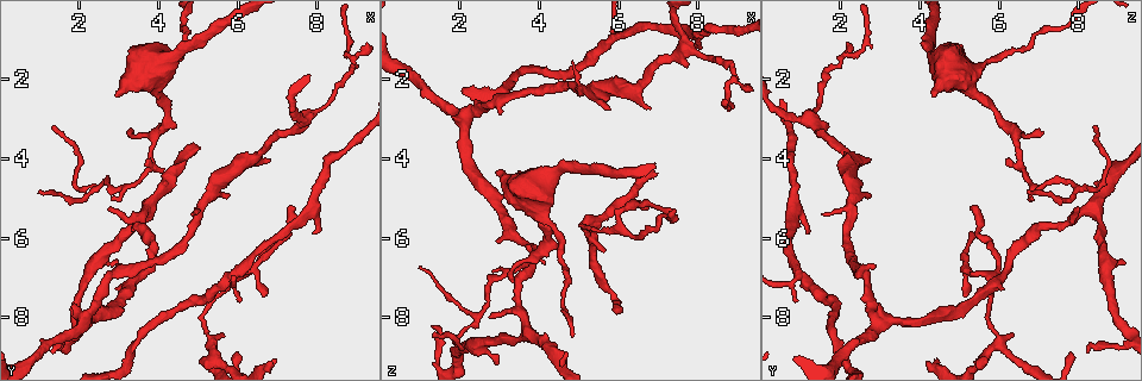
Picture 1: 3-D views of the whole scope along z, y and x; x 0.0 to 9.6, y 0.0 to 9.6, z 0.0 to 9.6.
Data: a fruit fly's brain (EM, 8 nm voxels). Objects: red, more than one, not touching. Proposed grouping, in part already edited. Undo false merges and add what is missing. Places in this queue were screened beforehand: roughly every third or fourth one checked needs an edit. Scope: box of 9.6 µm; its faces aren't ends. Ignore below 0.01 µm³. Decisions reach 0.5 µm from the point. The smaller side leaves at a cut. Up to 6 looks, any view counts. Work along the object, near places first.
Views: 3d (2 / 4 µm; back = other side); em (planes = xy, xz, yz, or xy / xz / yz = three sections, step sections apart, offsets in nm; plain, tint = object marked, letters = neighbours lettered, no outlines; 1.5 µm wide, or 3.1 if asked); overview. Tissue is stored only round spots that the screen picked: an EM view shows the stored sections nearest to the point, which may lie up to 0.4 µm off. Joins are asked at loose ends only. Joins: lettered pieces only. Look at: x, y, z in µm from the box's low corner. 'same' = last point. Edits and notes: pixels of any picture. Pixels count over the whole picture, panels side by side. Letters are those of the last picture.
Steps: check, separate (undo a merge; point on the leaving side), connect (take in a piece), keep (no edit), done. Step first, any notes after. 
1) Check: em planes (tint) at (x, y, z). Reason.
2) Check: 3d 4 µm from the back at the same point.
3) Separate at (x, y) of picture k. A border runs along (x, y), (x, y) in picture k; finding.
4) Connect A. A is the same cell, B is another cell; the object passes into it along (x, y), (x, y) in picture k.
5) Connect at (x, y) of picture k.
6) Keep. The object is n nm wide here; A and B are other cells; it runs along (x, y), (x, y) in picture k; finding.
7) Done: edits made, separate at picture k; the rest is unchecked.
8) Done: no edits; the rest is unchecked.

Check: em xy step 4 (letters) at (5.65, 8.35, 6.30). Free end.

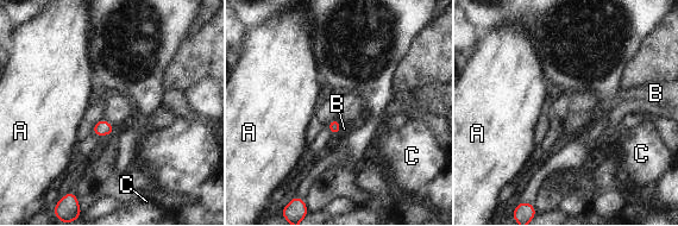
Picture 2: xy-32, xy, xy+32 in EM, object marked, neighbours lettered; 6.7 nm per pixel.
Check: em planes (letters) at the same point. Cut it another way.

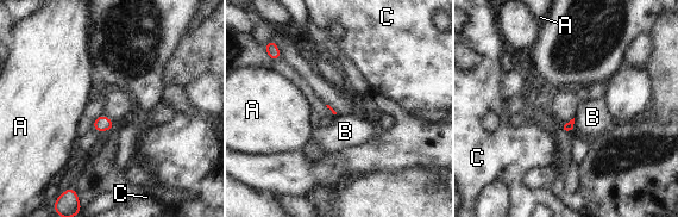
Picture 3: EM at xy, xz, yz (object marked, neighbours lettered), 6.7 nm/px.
Keep. A, B and C are other cells; a border runs along (575, 118), (572, 128) in picture 3; none of them fits.

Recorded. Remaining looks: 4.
Check: em planes (letters) at (1.25, 8.80, 8.25). Long arm stops here.

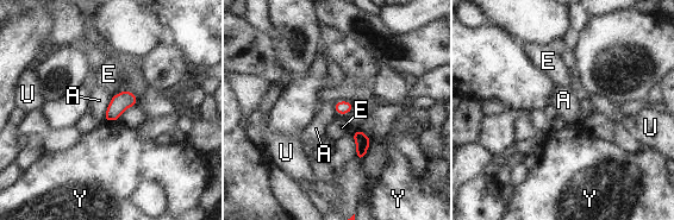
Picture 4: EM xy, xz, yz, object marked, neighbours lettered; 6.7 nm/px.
Keep. The object is 100 nm wide here; the longest contact is with A, 180 nm; A, E, U and Y are other cells; none of them fits.

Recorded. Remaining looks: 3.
Check: 3d 2 µm at (7.30, 5.20, 5.30). Tapers out.

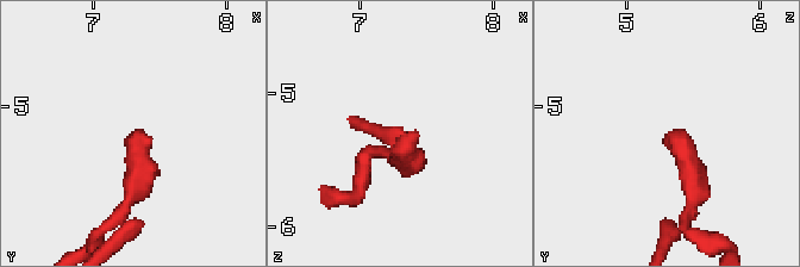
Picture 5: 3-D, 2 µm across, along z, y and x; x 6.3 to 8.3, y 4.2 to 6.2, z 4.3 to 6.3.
Check: em planes (letters) at (7.34, 5.22, 5.32). Shape alone is not enough.

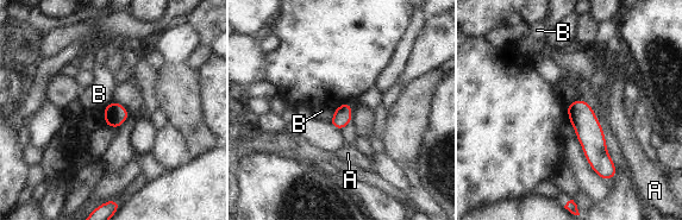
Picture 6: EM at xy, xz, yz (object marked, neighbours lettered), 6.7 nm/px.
Keep. The object is 130 nm wide here; the longest contact is with B, 120 nm; A and B are other cells; no lettered piece goes on from it.

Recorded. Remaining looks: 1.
Done: no edits; the rest is unchecked.

